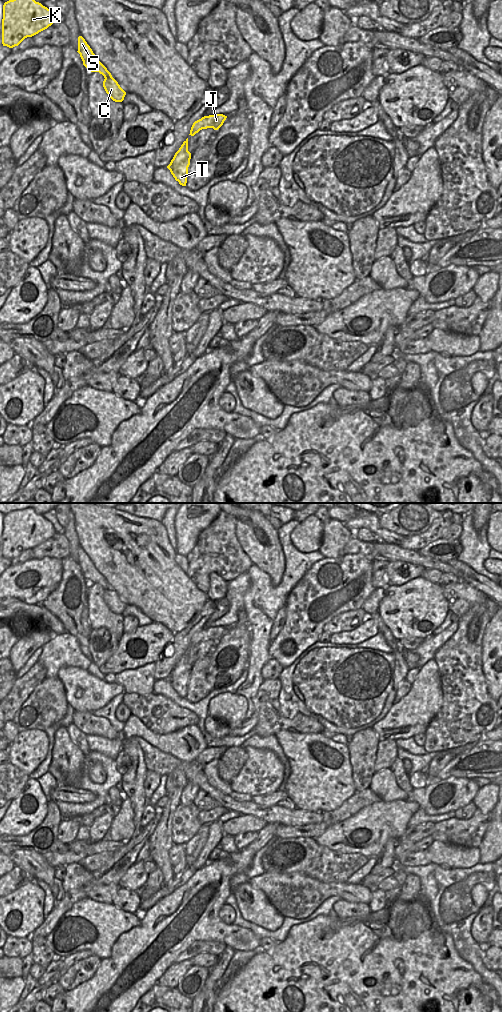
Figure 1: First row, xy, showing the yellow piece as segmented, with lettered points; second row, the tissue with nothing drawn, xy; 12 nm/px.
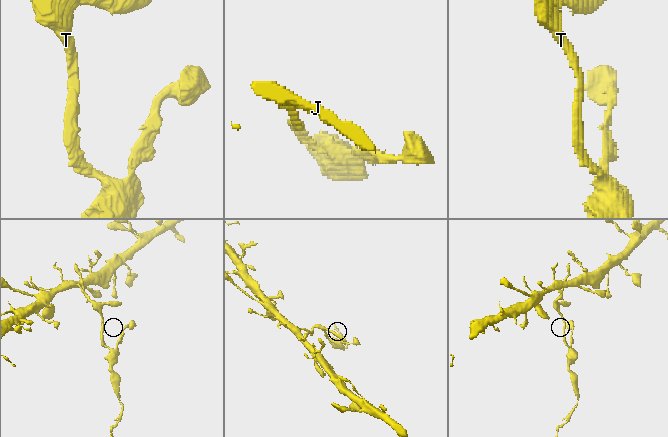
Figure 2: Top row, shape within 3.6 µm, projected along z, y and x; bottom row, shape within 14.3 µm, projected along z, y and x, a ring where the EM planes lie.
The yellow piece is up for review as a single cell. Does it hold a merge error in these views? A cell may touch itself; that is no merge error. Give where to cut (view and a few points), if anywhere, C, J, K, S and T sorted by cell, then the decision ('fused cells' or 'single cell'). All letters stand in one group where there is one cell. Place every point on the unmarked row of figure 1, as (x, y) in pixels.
cut xy (105, 589), (112, 590); groups C J T / K S; fused cells

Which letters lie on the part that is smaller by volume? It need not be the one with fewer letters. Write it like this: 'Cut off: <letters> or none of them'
Cut off: C, J, T

